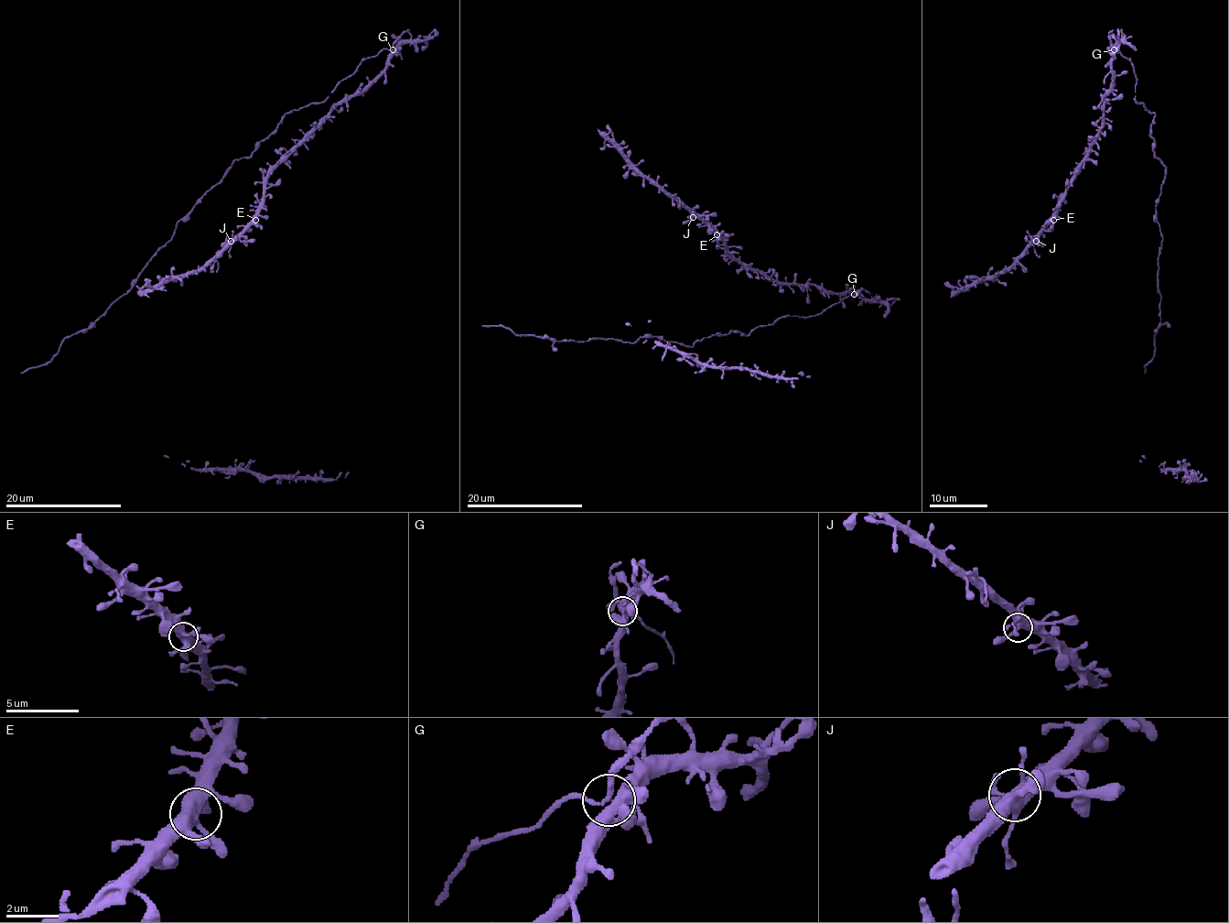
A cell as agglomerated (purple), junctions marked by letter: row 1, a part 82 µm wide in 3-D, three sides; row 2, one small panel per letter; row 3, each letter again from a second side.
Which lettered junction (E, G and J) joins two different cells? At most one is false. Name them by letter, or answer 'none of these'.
none of these

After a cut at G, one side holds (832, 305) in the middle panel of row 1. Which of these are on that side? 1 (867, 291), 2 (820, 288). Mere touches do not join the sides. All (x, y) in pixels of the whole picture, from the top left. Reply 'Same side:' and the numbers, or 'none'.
Same side: 1

